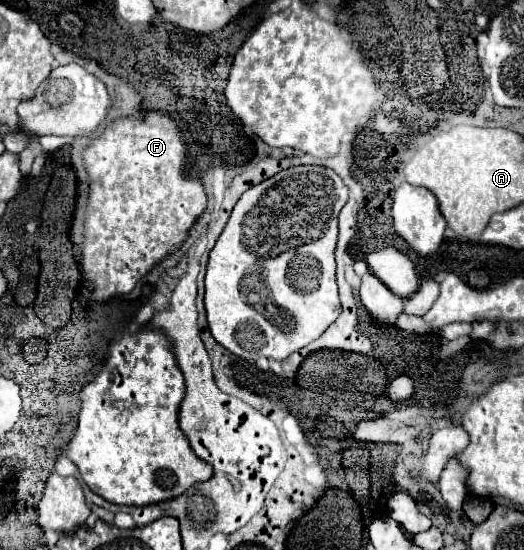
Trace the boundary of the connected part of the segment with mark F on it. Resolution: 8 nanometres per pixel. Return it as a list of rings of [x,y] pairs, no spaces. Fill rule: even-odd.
[[[145,113],[141,117],[117,117],[101,137],[89,141],[83,149],[83,163],[89,173],[89,199],[83,223],[81,267],[93,289],[83,293],[83,303],[107,303],[113,297],[129,295],[131,289],[157,263],[175,253],[187,239],[193,223],[203,215],[207,205],[205,189],[199,181],[185,177],[185,141],[173,119],[161,113]]]

